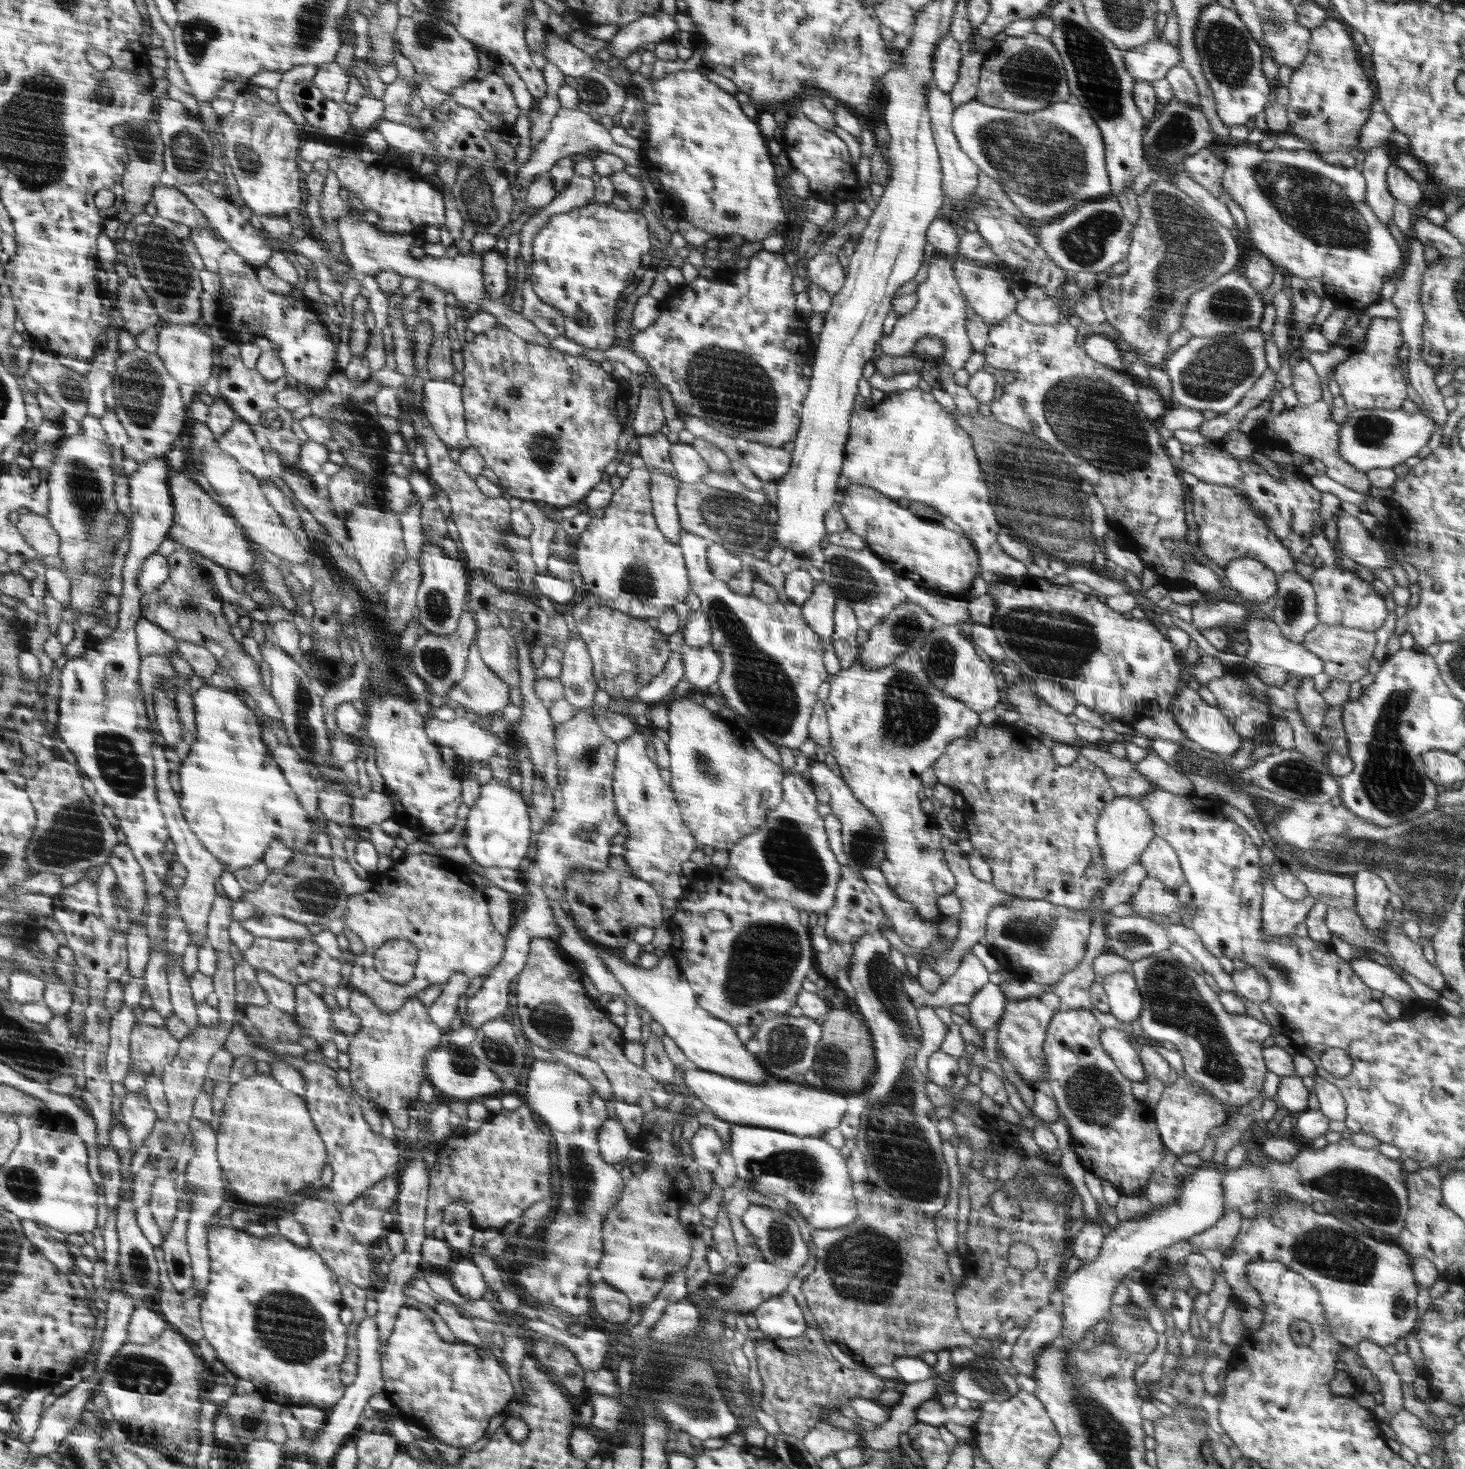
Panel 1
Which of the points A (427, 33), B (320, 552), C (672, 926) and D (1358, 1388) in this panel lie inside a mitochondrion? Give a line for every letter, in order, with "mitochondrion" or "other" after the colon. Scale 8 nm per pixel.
A: mitochondrion
B: other
C: other
D: other

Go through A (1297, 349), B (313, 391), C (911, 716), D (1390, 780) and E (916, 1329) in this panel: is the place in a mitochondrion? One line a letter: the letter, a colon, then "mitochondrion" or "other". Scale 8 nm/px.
A: other
B: other
C: mitochondrion
D: mitochondrion
E: other

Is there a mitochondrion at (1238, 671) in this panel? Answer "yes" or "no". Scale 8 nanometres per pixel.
no

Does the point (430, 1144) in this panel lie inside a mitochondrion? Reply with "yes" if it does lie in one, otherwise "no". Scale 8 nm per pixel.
no

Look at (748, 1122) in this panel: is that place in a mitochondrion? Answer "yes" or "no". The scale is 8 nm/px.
no

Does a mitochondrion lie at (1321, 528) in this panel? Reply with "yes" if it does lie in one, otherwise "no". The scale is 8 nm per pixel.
no

